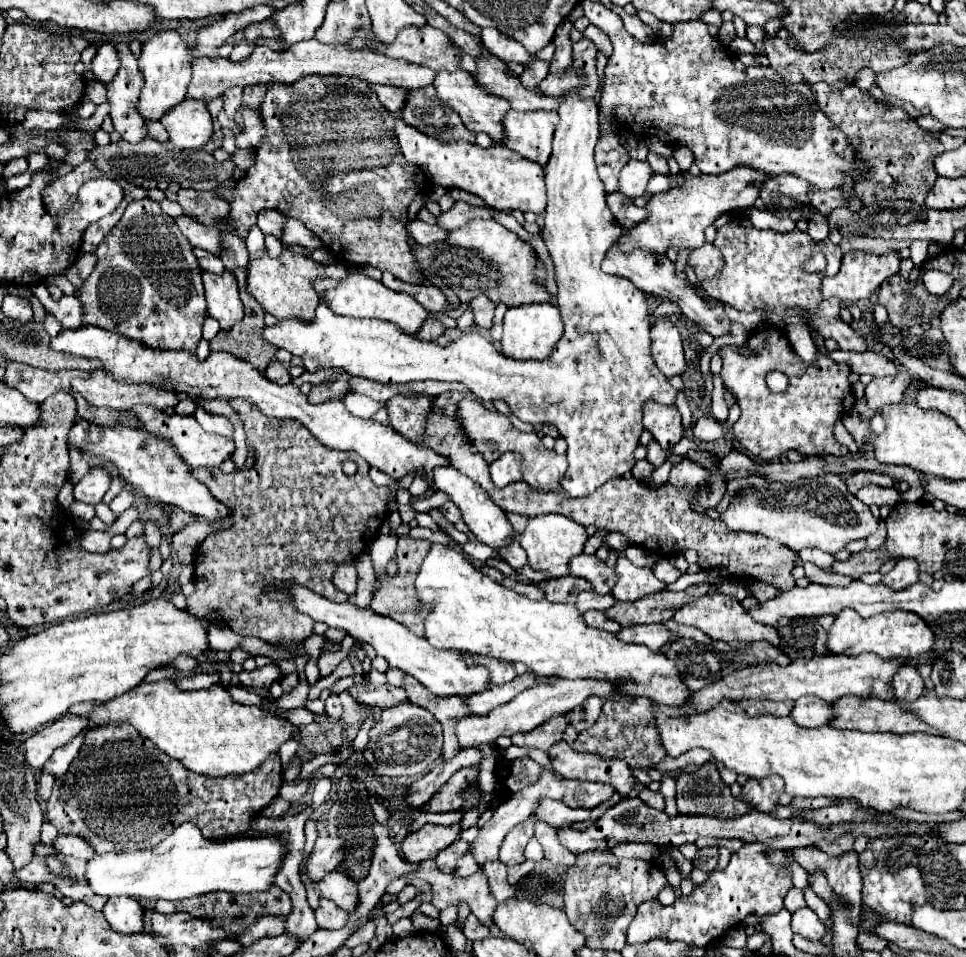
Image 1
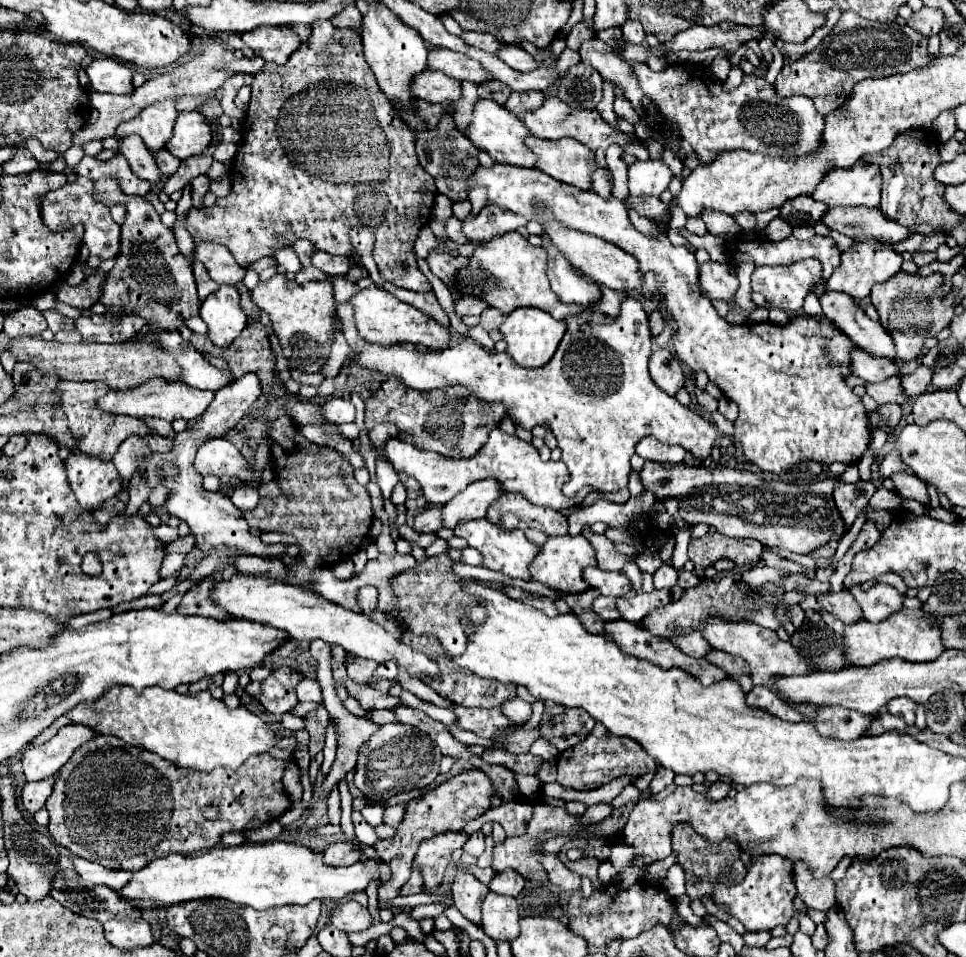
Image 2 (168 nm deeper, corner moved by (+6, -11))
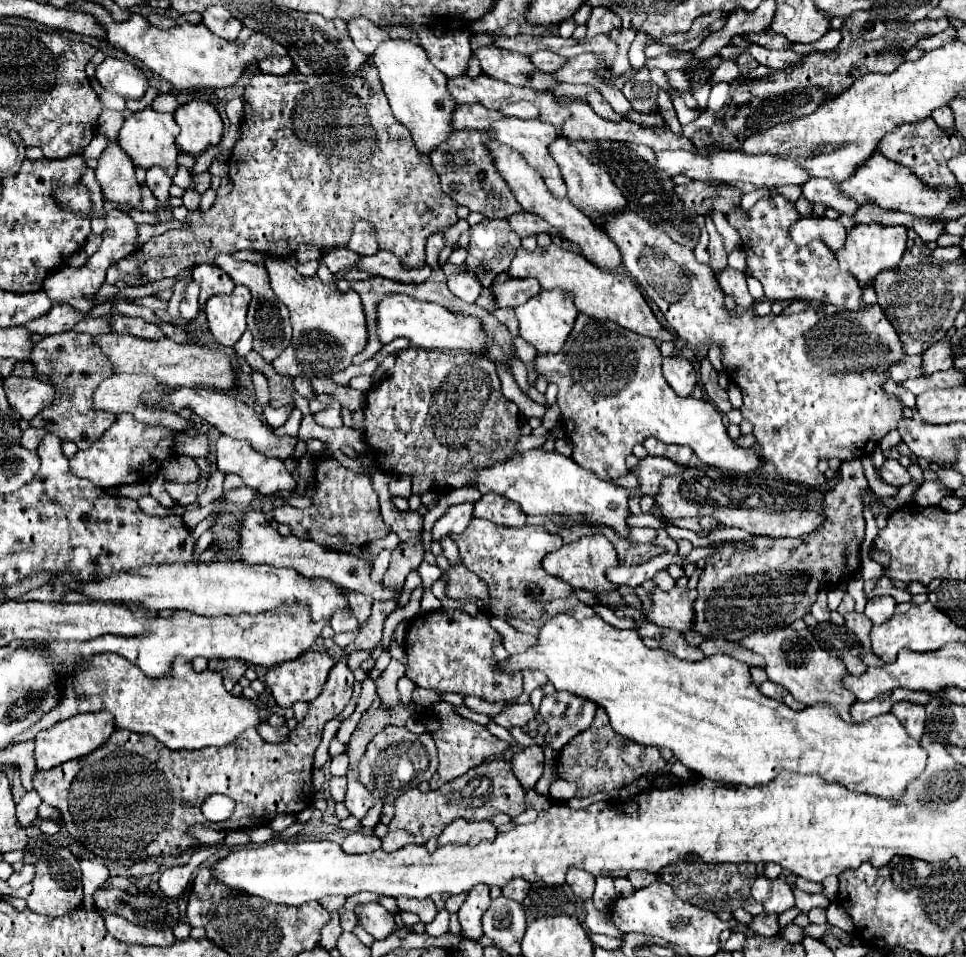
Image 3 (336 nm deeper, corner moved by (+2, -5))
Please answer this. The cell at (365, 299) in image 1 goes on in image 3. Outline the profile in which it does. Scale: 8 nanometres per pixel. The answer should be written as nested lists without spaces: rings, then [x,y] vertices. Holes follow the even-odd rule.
[[[390,293],[376,305],[376,333],[386,345],[396,337],[408,337],[416,347],[424,349],[470,349],[482,351],[486,335],[476,317],[460,317],[436,303],[424,303],[404,293]]]

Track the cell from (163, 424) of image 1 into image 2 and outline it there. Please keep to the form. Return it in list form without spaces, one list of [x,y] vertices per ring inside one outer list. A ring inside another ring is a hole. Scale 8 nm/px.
[[[208,439],[196,455],[196,471],[214,477],[238,477],[242,483],[260,483],[260,473],[226,439]]]

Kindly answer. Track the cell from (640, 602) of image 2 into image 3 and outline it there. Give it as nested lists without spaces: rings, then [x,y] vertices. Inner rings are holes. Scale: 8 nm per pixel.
[[[654,589],[648,597],[652,599],[652,607],[646,613],[646,619],[662,625],[662,627],[672,627],[678,631],[686,631],[690,629],[690,609],[692,609],[692,601],[696,597],[696,589],[670,589],[670,591],[662,591],[662,589]]]

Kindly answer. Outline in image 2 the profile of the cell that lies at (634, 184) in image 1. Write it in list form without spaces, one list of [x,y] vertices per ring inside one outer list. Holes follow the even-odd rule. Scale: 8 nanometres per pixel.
[[[648,159],[630,165],[628,169],[628,187],[632,197],[650,197],[660,195],[668,189],[674,173],[662,159]]]

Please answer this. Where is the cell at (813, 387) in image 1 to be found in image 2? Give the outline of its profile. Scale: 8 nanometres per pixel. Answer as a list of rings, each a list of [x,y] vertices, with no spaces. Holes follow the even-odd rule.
[[[498,163],[494,167],[478,167],[476,173],[468,179],[470,189],[474,185],[486,185],[488,187],[488,199],[494,201],[494,205],[508,209],[516,215],[526,217],[528,221],[536,219],[538,211],[534,209],[534,201],[544,203],[556,219],[560,219],[564,225],[602,237],[604,241],[624,249],[632,257],[638,259],[640,271],[642,271],[642,297],[654,299],[656,295],[664,299],[666,315],[674,321],[674,351],[681,362],[692,367],[694,371],[706,371],[710,381],[716,383],[722,393],[736,401],[740,407],[740,415],[734,421],[736,433],[734,439],[742,445],[742,451],[746,459],[754,465],[758,465],[762,471],[768,473],[788,473],[792,467],[800,465],[802,461],[818,461],[818,463],[858,463],[862,453],[868,449],[872,431],[868,423],[868,411],[862,405],[862,399],[852,393],[852,389],[846,385],[846,375],[850,375],[850,347],[856,347],[850,343],[850,339],[844,335],[844,331],[836,329],[834,323],[828,319],[818,319],[810,315],[796,315],[786,325],[776,323],[742,323],[732,325],[724,317],[718,315],[712,301],[698,293],[698,261],[694,253],[690,253],[686,247],[674,247],[670,239],[660,233],[656,237],[640,233],[632,221],[628,219],[626,205],[616,199],[602,199],[594,195],[594,191],[578,191],[572,185],[554,181],[550,175],[538,171],[538,169],[522,169],[514,165]]]

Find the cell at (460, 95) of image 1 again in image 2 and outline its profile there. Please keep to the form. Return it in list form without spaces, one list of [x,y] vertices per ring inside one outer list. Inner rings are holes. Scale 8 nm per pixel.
[[[478,99],[476,101],[472,123],[464,133],[478,149],[486,151],[498,163],[506,163],[506,165],[514,165],[514,167],[528,167],[528,169],[536,167],[538,157],[524,143],[524,139],[530,137],[530,133],[526,131],[526,125],[514,113],[506,111],[502,105],[498,105],[492,99]]]

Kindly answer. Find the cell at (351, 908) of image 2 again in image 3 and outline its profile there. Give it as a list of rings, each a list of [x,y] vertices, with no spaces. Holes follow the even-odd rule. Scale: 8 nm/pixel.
[[[358,903],[356,915],[360,927],[364,927],[374,939],[384,939],[396,931],[392,913],[388,913],[380,903]]]

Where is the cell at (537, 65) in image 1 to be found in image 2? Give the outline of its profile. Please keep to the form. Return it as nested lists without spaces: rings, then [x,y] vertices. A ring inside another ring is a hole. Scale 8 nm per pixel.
[[[524,91],[524,93],[512,93],[510,99],[504,103],[506,109],[510,109],[512,113],[526,113],[526,111],[534,111],[544,103],[544,93],[540,91]]]

